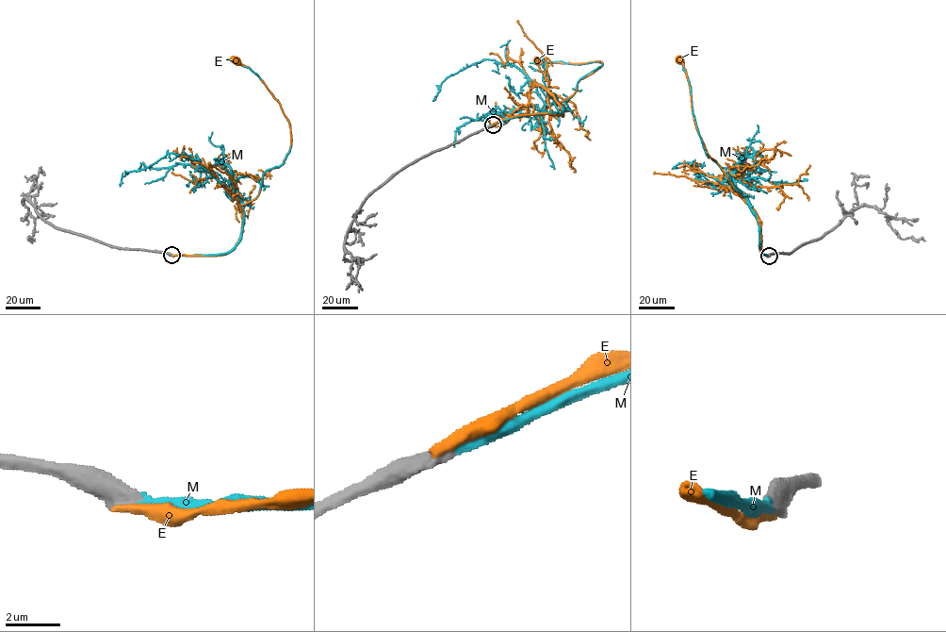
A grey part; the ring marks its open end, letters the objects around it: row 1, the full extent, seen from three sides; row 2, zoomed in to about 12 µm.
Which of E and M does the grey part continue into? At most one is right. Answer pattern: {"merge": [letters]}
{"merge": ["M"]}

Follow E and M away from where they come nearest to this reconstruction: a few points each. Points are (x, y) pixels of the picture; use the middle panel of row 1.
E: (492, 125), (515, 116), (562, 114), (558, 103), (574, 93), (578, 82), (602, 63), (539, 60)
M: (493, 124), (519, 116), (562, 113), (562, 101), (574, 93), (578, 82), (602, 63), (530, 62)

